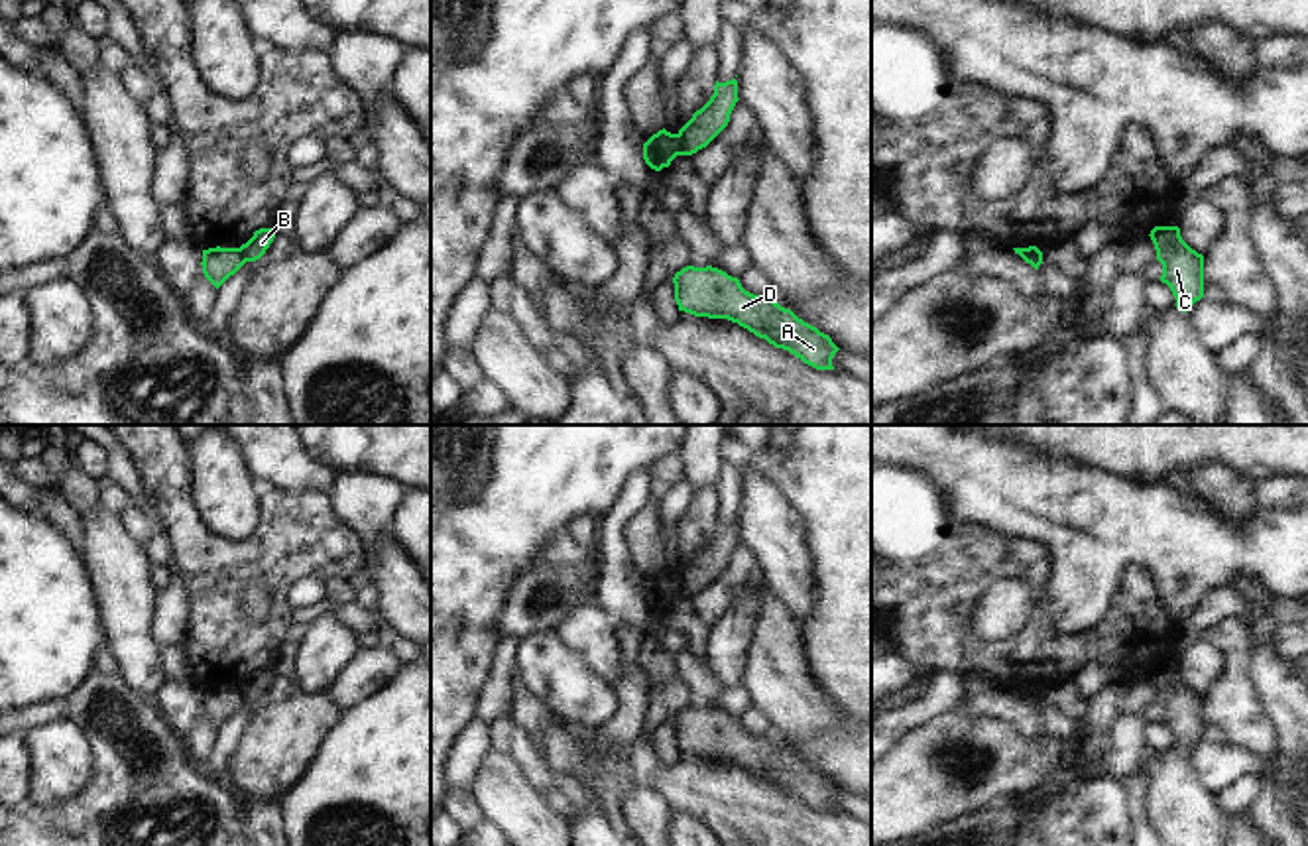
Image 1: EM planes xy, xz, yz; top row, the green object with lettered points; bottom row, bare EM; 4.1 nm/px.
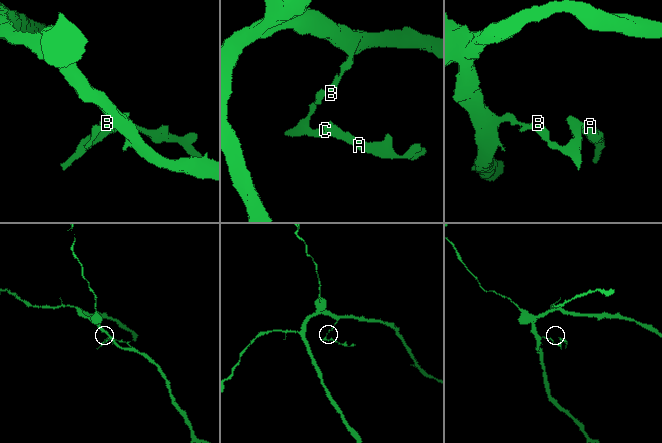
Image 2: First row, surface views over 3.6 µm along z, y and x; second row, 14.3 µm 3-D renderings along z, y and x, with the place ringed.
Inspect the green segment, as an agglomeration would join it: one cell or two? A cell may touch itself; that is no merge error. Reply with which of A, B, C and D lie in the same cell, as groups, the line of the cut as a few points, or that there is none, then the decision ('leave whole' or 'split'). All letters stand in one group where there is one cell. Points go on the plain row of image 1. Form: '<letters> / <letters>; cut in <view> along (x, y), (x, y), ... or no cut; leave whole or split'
A C D / B; cut in xz along (677, 575), (681, 595); split

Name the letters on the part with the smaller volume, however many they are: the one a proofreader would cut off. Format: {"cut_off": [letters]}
{"cut_off": ["A", "C", "D"]}

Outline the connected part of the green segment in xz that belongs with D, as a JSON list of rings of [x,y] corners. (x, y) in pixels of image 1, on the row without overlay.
[[[686,706],[675,714],[673,724],[679,752],[728,759],[816,811],[834,811],[832,799],[840,789],[828,775],[781,748],[773,734],[753,736],[738,718],[712,706]]]

